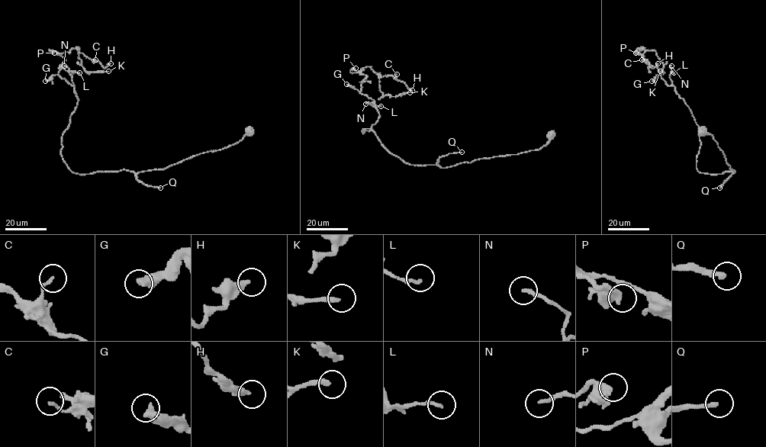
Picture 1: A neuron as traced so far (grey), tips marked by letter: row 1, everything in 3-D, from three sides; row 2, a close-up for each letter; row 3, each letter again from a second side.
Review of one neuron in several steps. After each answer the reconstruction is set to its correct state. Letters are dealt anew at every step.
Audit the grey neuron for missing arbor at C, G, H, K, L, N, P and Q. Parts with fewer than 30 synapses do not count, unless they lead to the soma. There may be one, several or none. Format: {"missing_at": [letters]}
{"missing_at": ["K", "Q"]}

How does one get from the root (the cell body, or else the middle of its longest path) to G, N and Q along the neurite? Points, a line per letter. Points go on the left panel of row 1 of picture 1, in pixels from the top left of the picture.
G: (249, 130), (235, 143), (162, 168), (80, 175), (61, 153), (78, 100), (74, 87), (58, 75), (45, 81)
N: (249, 130), (235, 143), (160, 169), (72, 172), (62, 156), (61, 141), (78, 98), (72, 75), (64, 65)
Q: (249, 130), (238, 142), (220, 149), (192, 155), (162, 168), (137, 173), (136, 178), (139, 181), (160, 188)

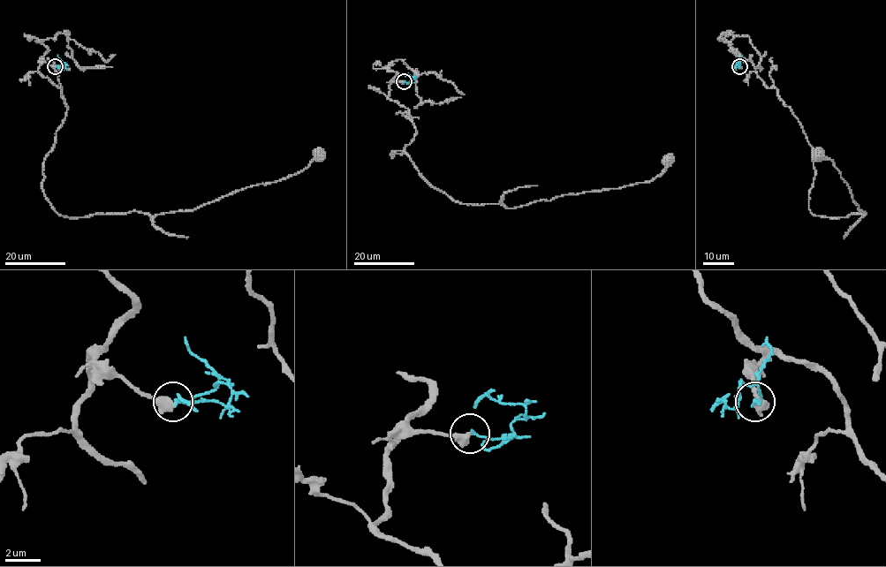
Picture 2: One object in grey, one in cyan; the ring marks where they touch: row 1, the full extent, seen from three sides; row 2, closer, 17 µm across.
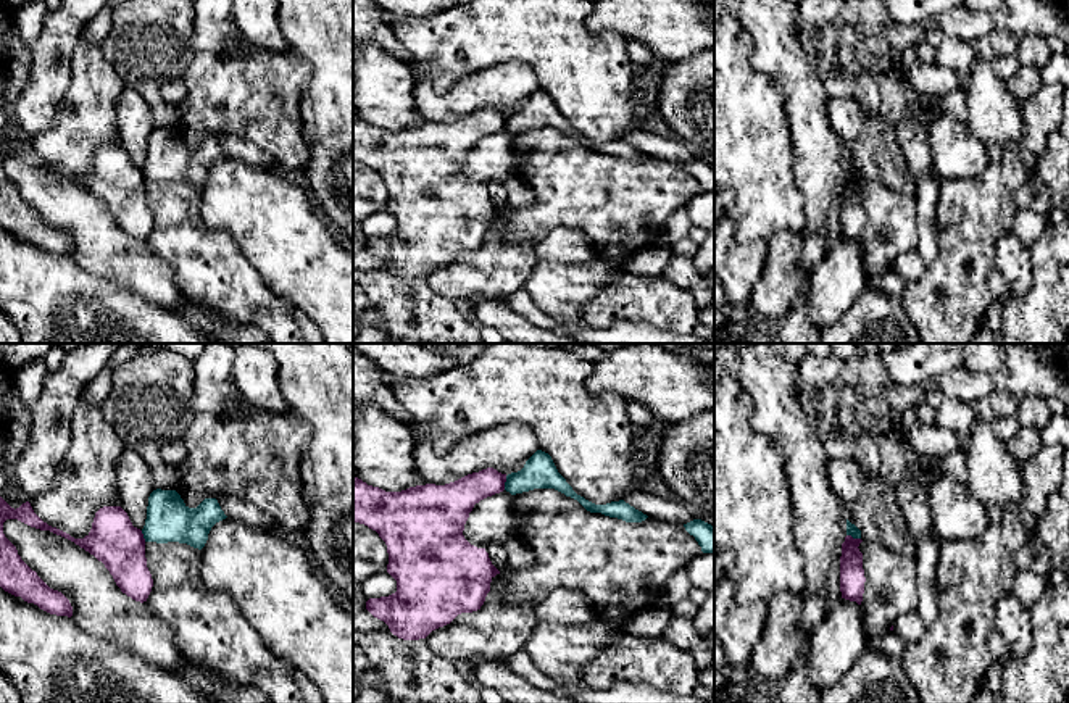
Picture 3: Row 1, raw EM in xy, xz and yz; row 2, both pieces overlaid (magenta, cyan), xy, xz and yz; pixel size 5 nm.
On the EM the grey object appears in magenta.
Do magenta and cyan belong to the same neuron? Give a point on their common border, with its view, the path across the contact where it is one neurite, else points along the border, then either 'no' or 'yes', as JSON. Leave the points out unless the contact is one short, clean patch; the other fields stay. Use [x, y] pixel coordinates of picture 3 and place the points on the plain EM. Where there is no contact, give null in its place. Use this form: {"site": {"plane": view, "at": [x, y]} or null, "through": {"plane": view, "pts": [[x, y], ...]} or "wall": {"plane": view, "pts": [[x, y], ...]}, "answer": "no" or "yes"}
{"site": {"plane": "xz", "at": [505, 120]}, "wall": {"plane": "xz", "pts": [[507, 115], [503, 128]]}, "answer": "no"}

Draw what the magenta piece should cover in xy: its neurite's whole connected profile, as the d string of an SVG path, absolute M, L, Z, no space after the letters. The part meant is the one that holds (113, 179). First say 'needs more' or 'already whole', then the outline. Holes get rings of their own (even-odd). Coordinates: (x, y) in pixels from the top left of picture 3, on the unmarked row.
already whole; M0 135L0 226L50 253L71 256L69 239L61 231L50 227L21 198L16 185L5 176L3 161L6 158L18 158L31 166L50 169L74 181L105 203L123 232L135 240L147 240L153 218L147 206L145 177L121 145L100 147L95 152L90 171L84 177L74 177L44 161L29 140L15 148Z

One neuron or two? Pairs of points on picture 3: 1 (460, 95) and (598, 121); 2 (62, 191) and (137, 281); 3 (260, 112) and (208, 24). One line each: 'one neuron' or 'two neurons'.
1: two neurons
2: one neuron
3: one neuron

